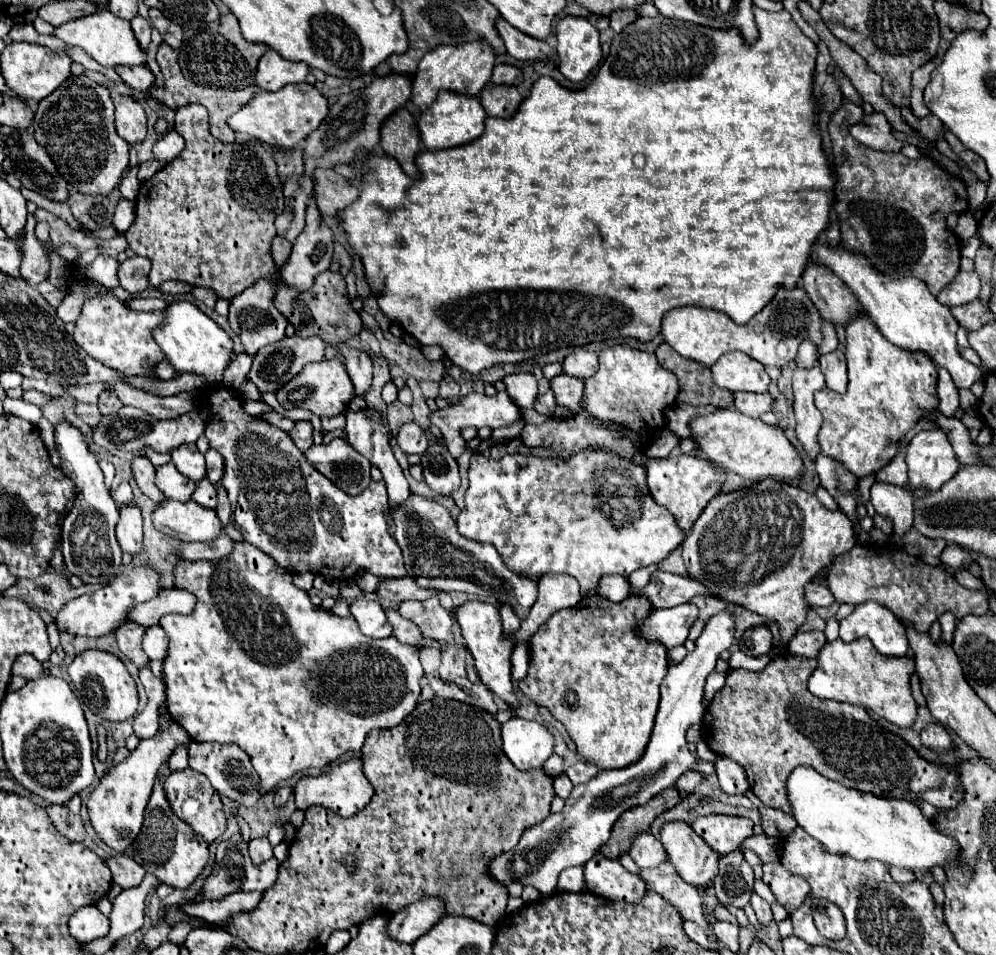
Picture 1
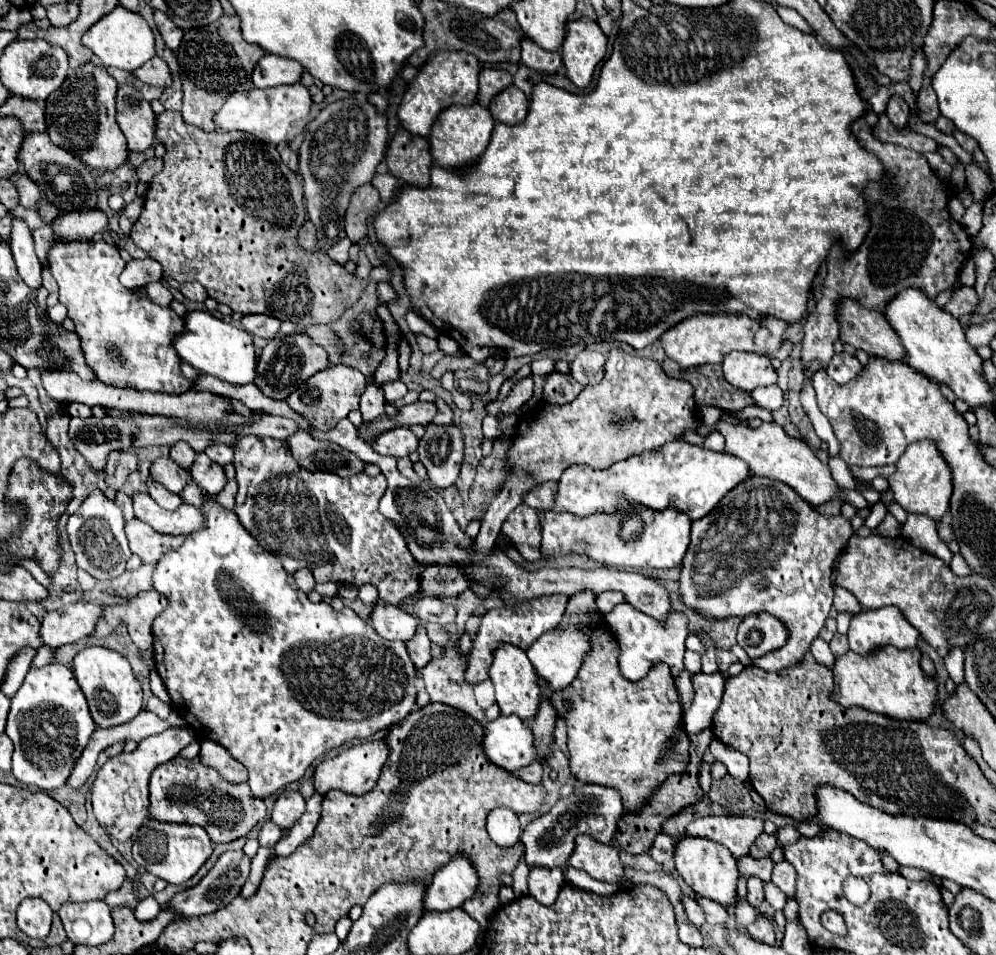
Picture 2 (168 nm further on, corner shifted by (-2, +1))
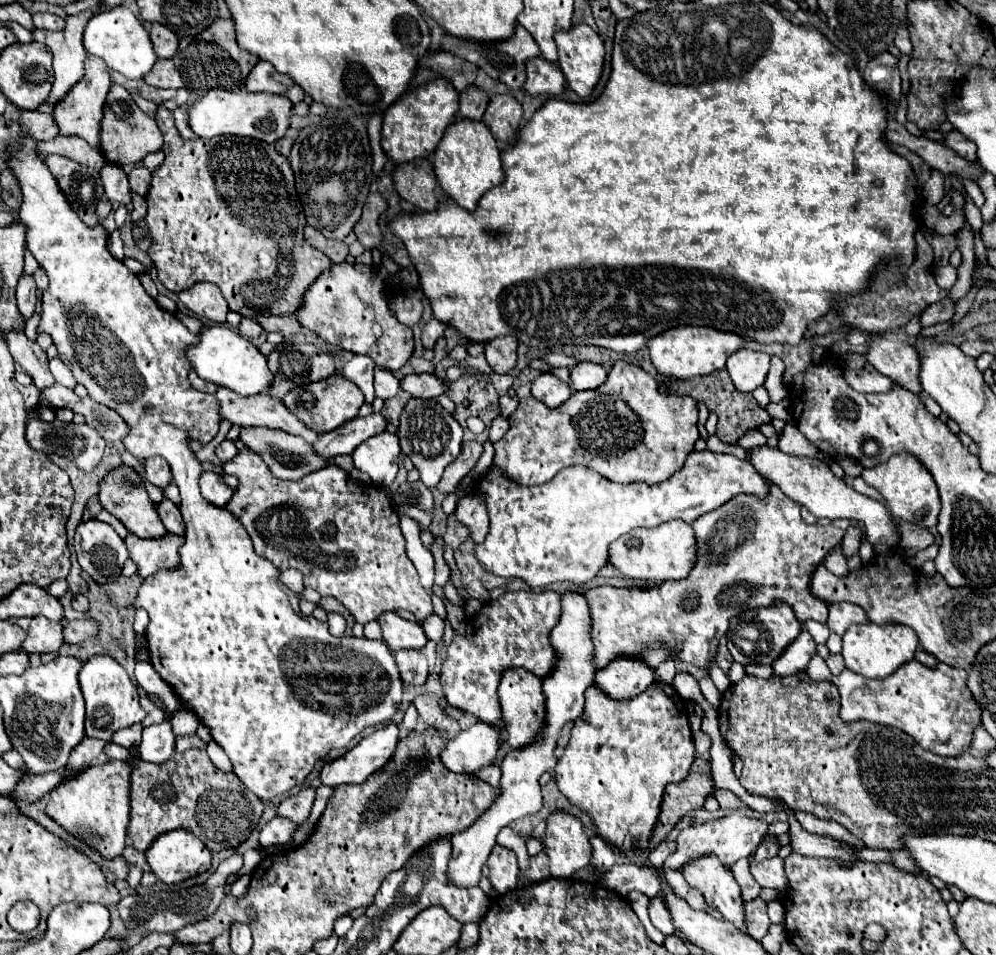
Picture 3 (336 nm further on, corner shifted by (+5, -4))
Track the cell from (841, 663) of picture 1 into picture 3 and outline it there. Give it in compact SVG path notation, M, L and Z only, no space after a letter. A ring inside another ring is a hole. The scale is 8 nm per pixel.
M919 661L903 663L885 679L867 679L859 673L843 669L831 679L841 695L843 721L873 721L879 725L897 727L911 735L923 749L937 755L961 755L971 745L973 729L979 725L979 705L967 691L967 671L939 663L935 669Z

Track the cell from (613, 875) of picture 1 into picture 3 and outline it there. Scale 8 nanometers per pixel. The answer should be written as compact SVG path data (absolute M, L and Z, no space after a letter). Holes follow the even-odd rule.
M553 813L547 819L545 847L551 861L551 877L571 877L591 863L593 849L587 833L577 817L569 813Z

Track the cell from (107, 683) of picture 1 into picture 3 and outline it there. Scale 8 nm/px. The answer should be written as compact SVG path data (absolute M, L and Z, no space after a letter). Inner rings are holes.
M93 655L89 657L79 671L79 685L87 705L85 715L85 733L95 739L111 739L111 735L133 723L141 723L145 711L139 705L137 687L125 673L125 669L111 655Z

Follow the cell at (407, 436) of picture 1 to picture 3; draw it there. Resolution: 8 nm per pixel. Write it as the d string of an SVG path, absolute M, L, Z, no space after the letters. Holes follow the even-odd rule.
M381 433L367 441L363 441L353 451L355 467L363 473L367 473L375 483L389 487L397 475L401 459L401 447L399 439L393 433Z

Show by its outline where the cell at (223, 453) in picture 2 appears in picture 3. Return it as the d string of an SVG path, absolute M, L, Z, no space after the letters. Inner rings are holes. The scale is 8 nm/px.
M225 439L217 449L215 449L215 453L217 453L217 457L225 463L225 461L229 461L229 459L233 459L235 457L235 453L237 453L237 449L235 449L235 445L233 445L233 441L229 441L229 439Z

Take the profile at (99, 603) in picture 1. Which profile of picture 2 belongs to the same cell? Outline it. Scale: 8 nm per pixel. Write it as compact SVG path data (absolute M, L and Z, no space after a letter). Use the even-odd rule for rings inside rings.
M88 602L70 604L58 612L46 612L40 628L40 638L50 648L78 642L94 632L98 616L102 616L102 606Z

